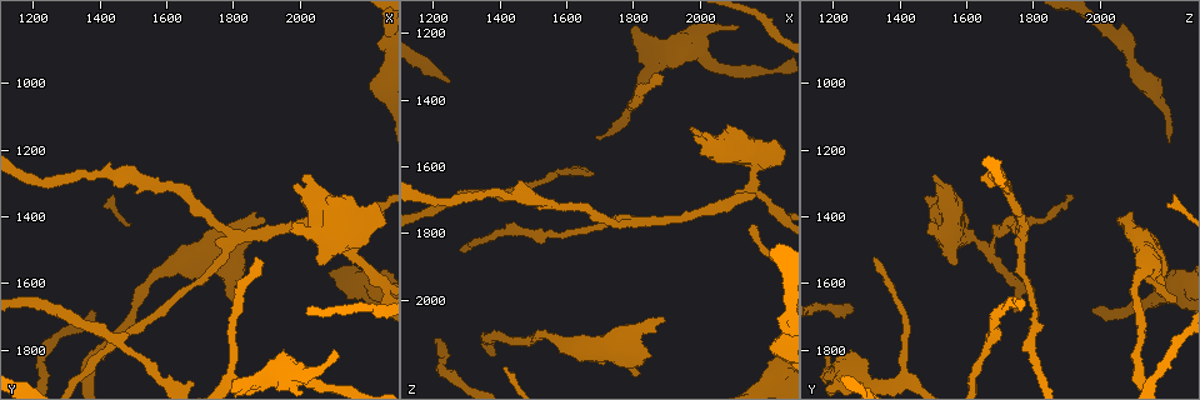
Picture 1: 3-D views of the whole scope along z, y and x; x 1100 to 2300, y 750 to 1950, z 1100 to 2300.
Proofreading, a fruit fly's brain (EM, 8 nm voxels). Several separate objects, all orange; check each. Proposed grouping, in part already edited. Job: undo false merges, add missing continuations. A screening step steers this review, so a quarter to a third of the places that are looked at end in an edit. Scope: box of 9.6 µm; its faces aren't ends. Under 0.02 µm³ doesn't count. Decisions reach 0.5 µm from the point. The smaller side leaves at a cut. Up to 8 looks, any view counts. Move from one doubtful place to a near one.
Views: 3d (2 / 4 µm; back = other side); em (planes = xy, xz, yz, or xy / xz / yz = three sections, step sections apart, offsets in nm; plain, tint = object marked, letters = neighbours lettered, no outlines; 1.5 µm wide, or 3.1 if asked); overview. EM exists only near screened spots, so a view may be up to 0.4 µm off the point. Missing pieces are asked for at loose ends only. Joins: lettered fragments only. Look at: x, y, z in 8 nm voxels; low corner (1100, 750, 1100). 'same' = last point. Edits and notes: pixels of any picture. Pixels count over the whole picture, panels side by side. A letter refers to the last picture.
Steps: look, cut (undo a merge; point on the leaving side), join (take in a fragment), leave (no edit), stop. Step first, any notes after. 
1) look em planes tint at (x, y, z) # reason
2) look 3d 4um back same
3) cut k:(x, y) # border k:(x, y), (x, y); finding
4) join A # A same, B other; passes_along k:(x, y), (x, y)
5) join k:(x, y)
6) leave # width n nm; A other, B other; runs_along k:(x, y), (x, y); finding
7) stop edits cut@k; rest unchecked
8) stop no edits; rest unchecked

look em planes letters at (1850, 1470, 2170)

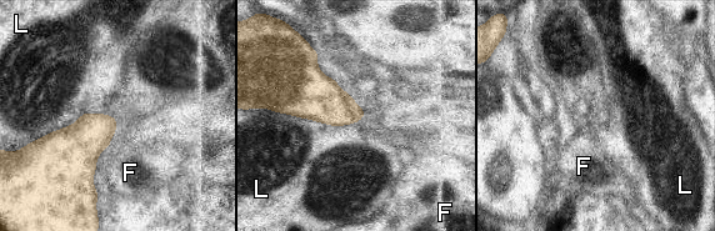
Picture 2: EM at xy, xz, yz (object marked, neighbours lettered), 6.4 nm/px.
leave # F other, L other; border 2:(118, 120), (84, 113), (33, 141); no lettered fragment goes on from it

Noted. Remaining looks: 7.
look em planes tint at (2170, 1460, 1570) # abrupt turn

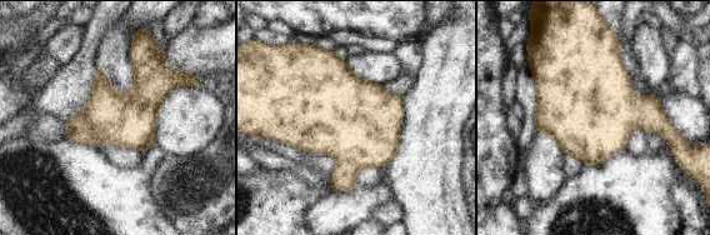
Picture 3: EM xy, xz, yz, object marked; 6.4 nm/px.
look em planes letters same

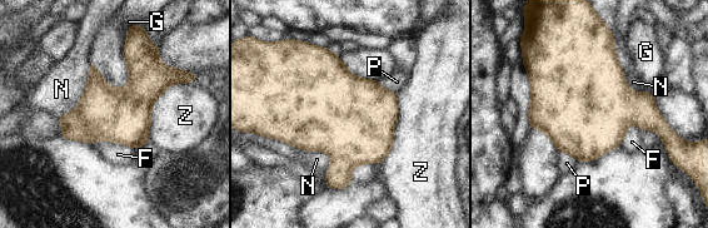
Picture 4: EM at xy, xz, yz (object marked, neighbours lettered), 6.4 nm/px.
leave # F other, G other, N other, P other, Z other; border 4:(378, 80), (384, 88), (395, 92); one neuron here

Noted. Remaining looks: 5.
look em planes letters at (2100, 1810, 1170) # branch stops here

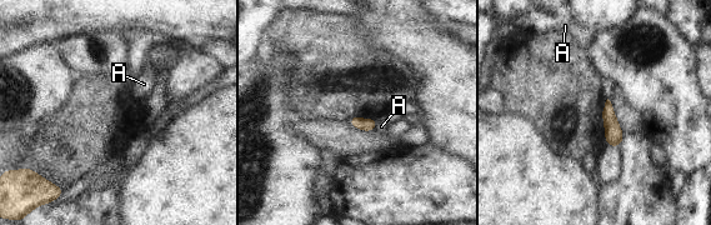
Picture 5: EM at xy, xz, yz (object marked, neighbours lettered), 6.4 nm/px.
leave # longest_contact A 70 nm; A other; no lettered fragment goes on from it

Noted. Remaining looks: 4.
stop no edits; rest unchecked

